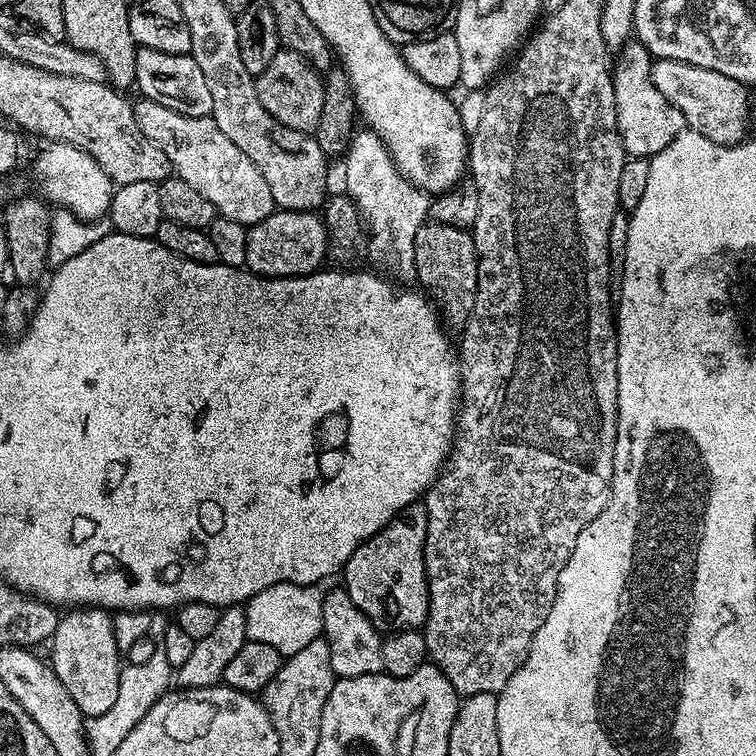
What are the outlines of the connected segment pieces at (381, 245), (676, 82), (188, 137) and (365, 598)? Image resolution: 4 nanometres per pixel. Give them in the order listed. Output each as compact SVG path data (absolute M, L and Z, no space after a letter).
M362 128L362 131L351 135L342 161L343 191L355 200L364 218L364 227L368 230L367 259L373 260L377 269L385 268L380 270L397 281L411 281L416 274L414 234L418 234L420 227L428 220L429 193L416 188L396 169L384 140L372 129Z
M653 59L652 81L662 98L684 115L685 125L691 131L710 138L710 142L715 144L738 144L745 139L750 92L734 78L726 78L726 74L718 74L718 70L690 66L686 62Z
M143 98L135 101L134 111L142 134L146 134L150 142L157 144L162 154L166 154L166 158L172 163L173 173L179 176L182 182L187 182L193 190L198 190L198 194L214 202L219 215L239 224L251 226L262 222L262 218L266 218L274 211L276 208L274 194L270 194L270 186L266 186L262 170L258 170L258 166L254 166L254 162L250 162L250 158L246 158L246 154L242 154L242 150L238 150L238 146L234 146L234 142L230 142L230 138L226 138L222 130L218 130L218 122L214 122L211 116L178 114L178 110L170 110L158 102Z
M417 502L405 508L399 516L395 516L391 522L378 534L374 534L350 558L344 563L342 577L344 576L343 591L362 614L372 619L372 623L383 626L388 630L420 630L428 621L428 575L426 574L426 562L424 561L424 547L426 546L426 534L428 533L428 512L423 503Z

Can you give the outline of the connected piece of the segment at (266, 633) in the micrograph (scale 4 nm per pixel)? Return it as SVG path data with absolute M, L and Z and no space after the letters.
M282 582L274 586L266 586L258 594L254 594L244 606L247 636L254 642L266 642L266 646L274 646L281 657L287 658L298 654L310 642L321 639L322 610L325 589L320 584L291 584Z

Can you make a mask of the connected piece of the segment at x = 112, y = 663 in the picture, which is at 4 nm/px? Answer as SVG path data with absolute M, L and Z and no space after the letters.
M77 608L61 615L58 630L50 641L50 666L66 686L66 694L74 698L74 706L85 716L106 714L118 698L118 678L122 667L122 653L115 641L113 617L103 608Z

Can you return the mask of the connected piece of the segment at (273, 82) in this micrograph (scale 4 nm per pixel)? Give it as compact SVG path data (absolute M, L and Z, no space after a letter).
M281 50L274 54L274 62L262 70L262 74L255 77L258 90L258 102L266 106L266 110L282 126L290 126L290 130L315 133L318 120L322 115L324 81L321 73L312 66L312 62L302 58L302 54Z

